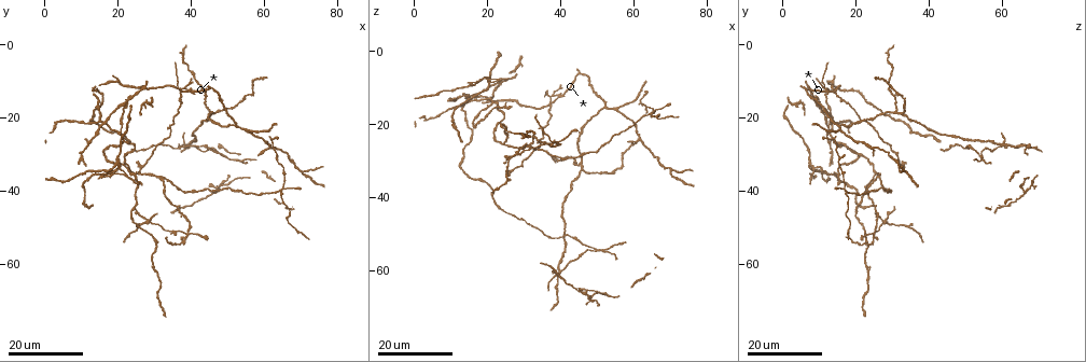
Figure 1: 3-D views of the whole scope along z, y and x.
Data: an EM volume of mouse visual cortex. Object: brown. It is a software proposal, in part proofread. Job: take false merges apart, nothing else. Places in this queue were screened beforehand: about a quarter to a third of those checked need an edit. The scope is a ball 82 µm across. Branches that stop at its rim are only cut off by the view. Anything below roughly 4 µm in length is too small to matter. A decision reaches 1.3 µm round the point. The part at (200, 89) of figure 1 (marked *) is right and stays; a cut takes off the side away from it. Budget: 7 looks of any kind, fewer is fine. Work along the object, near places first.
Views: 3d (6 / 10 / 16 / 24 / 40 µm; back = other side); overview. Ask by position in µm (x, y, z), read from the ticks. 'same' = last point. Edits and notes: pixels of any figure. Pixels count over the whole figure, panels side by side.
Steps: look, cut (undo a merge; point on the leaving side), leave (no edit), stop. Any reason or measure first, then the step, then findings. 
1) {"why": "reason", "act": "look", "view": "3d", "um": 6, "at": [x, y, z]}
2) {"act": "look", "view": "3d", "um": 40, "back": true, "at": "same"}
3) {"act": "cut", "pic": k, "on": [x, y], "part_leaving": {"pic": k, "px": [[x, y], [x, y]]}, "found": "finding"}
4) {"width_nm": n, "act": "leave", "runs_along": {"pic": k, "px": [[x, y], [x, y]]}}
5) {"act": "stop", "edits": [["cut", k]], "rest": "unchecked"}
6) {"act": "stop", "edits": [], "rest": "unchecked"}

{"why": "a fork", "act": "look", "view": "3d", "um": 16, "at": [24.0, 35.0, 25.0]}

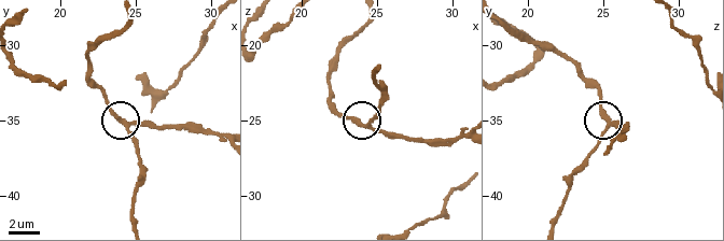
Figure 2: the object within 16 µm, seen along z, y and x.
{"why": "zoom in", "act": "look", "view": "3d", "um": 6, "at": [24.6, 35.6, 25.0]}

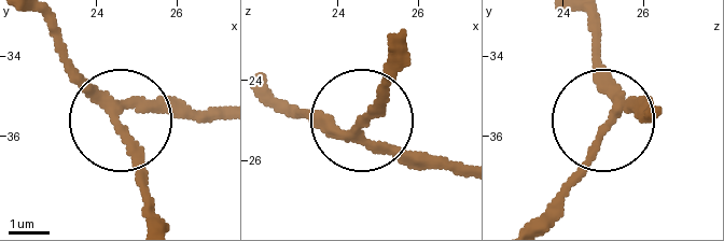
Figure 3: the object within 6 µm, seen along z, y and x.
{"side_arm_um": 50, "act": "leave", "runs_along": {"pic": 3, "px": [[648, 114], [616, 117], [558, 193]]}, "found": "one cell here"}

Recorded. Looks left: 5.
{"why": "calibre changes", "act": "look", "view": "3d", "um": 16, "at": [41.0, 39.5, 29.0]}

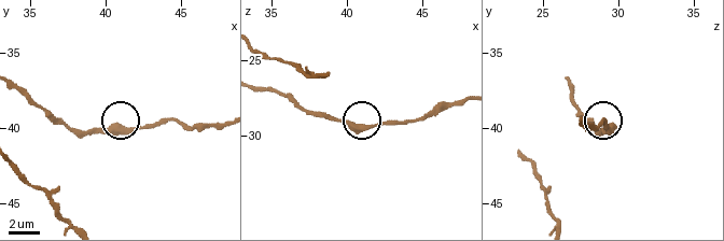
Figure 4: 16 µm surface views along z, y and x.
{"act": "look", "view": "3d", "um": 10, "at": [41.6, 40.2, 29.6]}

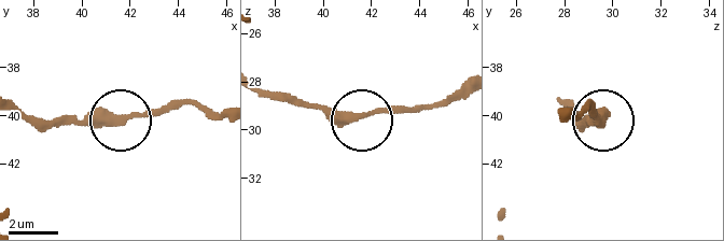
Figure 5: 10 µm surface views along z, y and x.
{"width_nm": 290, "act": "leave", "runs_along": {"pic": 5, "px": [[460, 96], [356, 116], [290, 103]]}, "found": "one cell here"}

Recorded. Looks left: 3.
{"why": "sudden change in width", "act": "look", "view": "3d", "um": 24, "at": [40.5, 24.0, 41.5]}

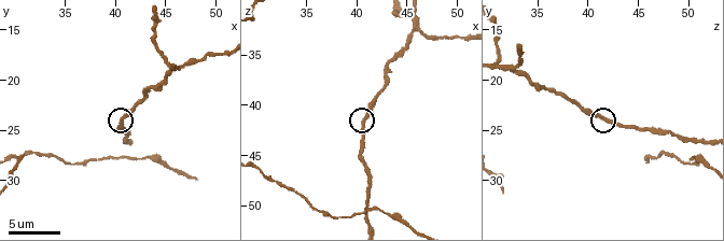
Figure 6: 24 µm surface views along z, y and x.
{"why": "zoom in", "act": "look", "view": "3d", "um": 10, "at": [41.0, 23.6, 41.0]}

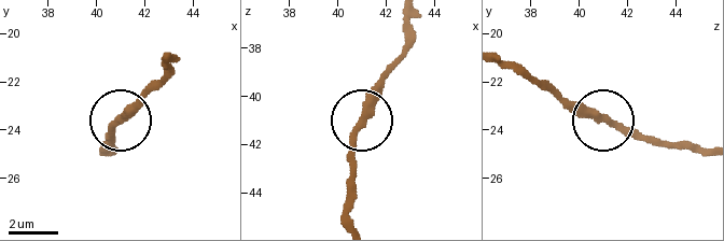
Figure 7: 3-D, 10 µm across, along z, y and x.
{"act": "leave", "runs_along": {"pic": 7, "px": [[409, 20], [399, 64], [378, 88], [351, 167]]}, "found": "all the same cell"}

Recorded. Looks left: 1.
{"act": "stop", "edits": [], "rest": "unchecked"}

